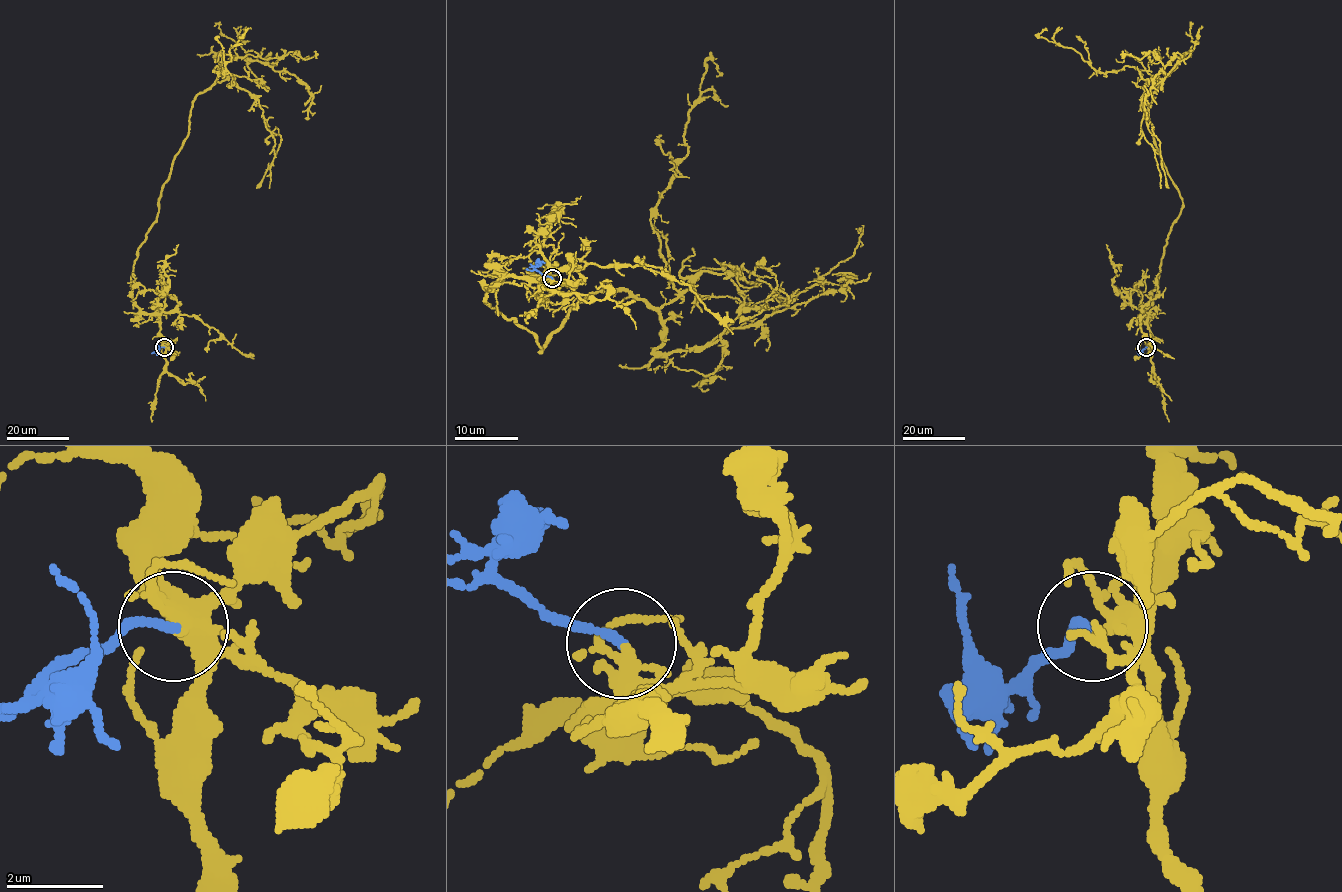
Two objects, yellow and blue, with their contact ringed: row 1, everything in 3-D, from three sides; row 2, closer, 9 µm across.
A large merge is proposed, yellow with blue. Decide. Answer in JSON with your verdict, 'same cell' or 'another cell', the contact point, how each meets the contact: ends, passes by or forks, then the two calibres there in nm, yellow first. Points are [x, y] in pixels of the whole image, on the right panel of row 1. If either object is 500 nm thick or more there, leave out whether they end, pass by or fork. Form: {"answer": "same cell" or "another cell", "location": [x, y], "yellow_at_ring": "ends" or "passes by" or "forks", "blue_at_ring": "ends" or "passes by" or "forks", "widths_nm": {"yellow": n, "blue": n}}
{"answer": "same cell", "location": [1146, 347], "yellow_at_ring": "passes by", "blue_at_ring": "ends", "widths_nm": {"yellow": 280, "blue": 180}}

